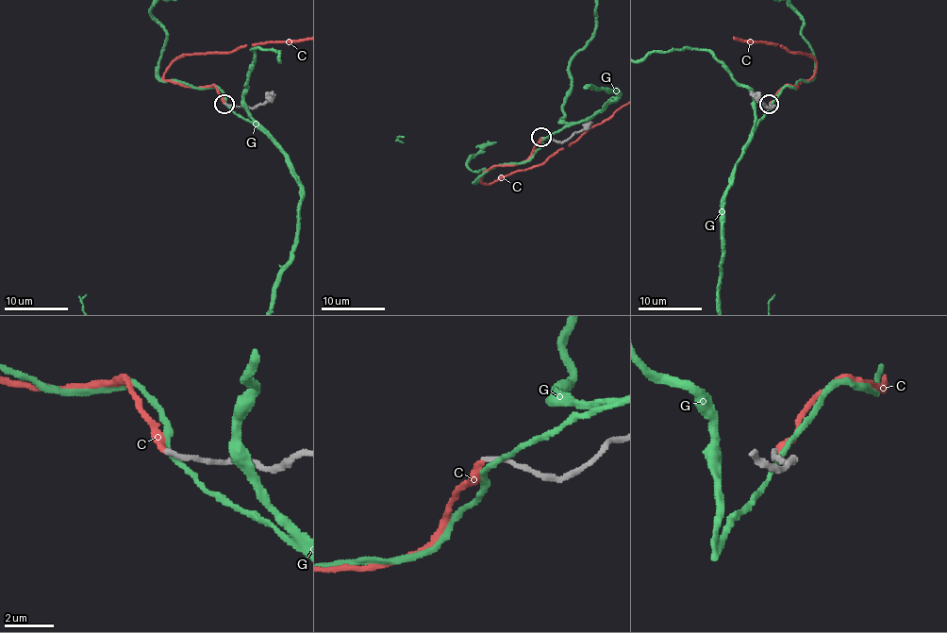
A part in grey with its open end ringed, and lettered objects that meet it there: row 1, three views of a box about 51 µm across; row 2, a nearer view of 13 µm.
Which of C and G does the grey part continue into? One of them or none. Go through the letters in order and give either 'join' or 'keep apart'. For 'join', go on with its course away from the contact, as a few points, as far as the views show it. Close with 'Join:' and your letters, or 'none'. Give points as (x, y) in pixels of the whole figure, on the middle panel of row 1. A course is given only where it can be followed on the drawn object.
C: keep apart
G: keep apart
Join: none

